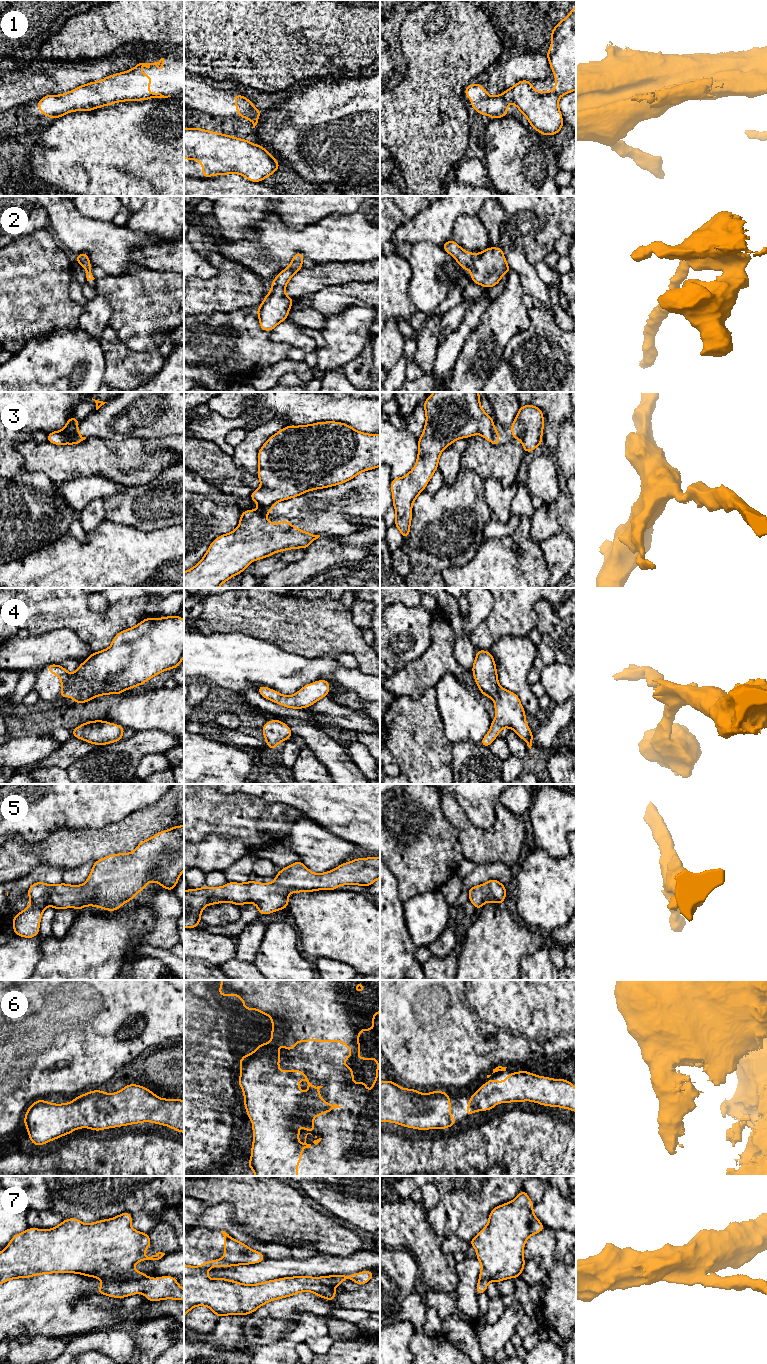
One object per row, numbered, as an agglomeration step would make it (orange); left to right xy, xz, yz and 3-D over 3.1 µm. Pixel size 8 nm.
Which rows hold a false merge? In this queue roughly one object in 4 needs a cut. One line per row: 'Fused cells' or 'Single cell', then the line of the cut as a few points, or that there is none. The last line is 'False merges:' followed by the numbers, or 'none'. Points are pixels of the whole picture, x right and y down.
1: Fused cells. Split along yz (503, 94), (504, 107), (497, 114), (490, 116)
2: Single cell. No split
3: Fused cells. Split along xy (76, 428), (75, 434), (67, 442)
4: Single cell. No split
5: Single cell. No split
6: Single cell. No split
7: Single cell. No split
False merges: 1, 3

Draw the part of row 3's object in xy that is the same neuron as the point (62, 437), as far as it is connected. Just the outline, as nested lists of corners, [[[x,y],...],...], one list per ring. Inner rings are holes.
[[[74,416],[69,418],[65,427],[61,431],[49,432],[47,441],[55,445],[64,445],[75,436],[75,430],[80,423]]]

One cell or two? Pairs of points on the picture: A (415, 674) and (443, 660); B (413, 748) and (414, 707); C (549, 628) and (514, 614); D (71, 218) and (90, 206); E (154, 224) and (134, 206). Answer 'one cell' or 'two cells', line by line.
A: one cell
B: one cell
C: two cells
D: two cells
E: two cells

